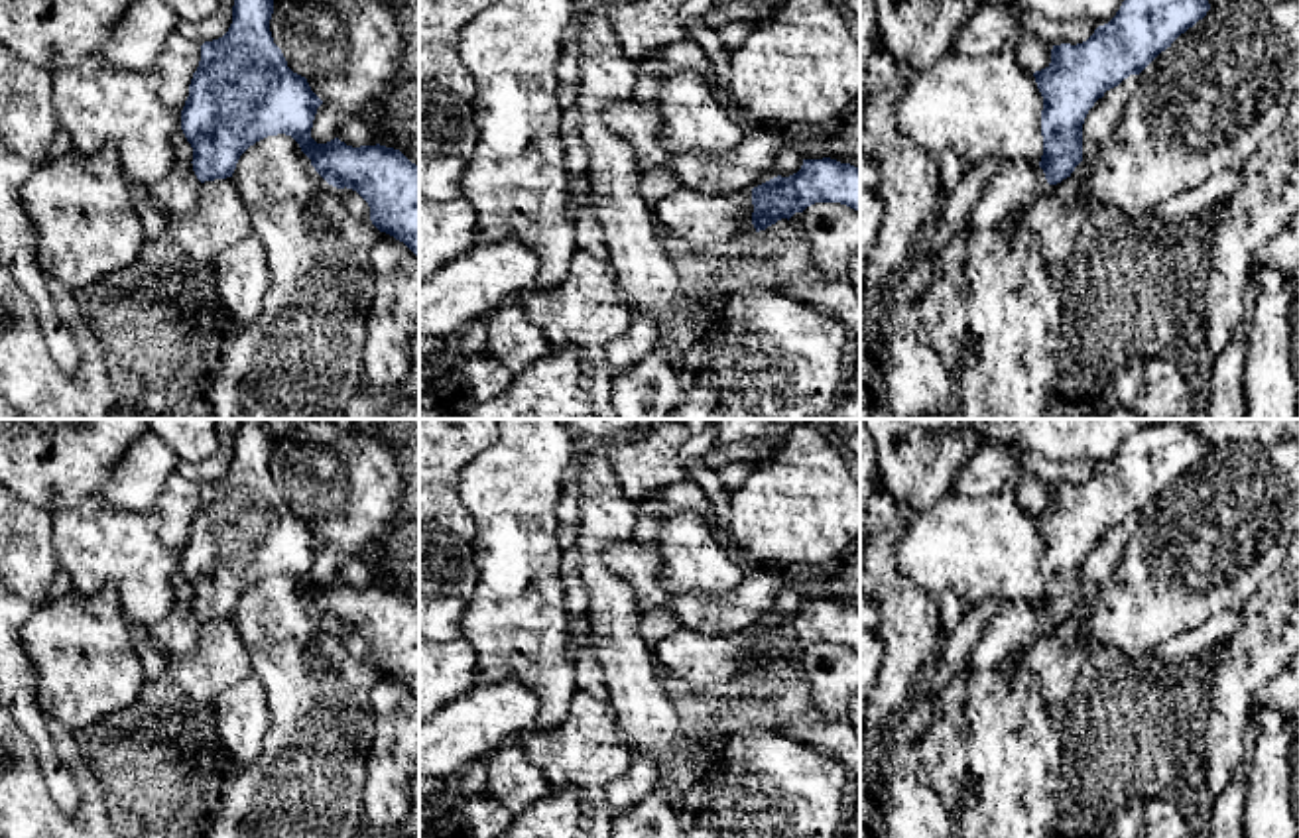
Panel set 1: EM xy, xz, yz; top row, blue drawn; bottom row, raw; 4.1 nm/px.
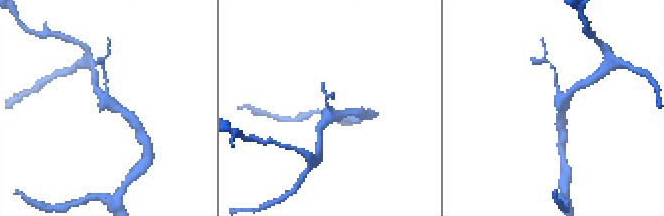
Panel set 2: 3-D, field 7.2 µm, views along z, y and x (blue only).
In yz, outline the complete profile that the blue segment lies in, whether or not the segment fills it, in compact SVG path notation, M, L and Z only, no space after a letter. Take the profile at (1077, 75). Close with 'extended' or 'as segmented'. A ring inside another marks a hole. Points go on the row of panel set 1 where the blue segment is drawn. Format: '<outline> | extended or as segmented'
M1124 0L1116 16L1108 24L1098 26L1086 41L1053 45L1051 63L1033 73L1043 96L1041 161L1033 165L1025 159L1002 159L1000 169L984 187L970 212L970 226L992 228L1006 224L1035 205L1051 185L1071 177L1082 161L1082 124L1094 102L1130 75L1140 75L1181 33L1203 20L1208 10L1208 0Z | extended

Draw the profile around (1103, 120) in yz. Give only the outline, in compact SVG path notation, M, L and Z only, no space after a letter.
M1130 75L1118 87L1104 92L1094 102L1082 124L1082 161L1092 163L1098 157L1100 144L1116 136L1124 112L1138 87L1138 77Z

